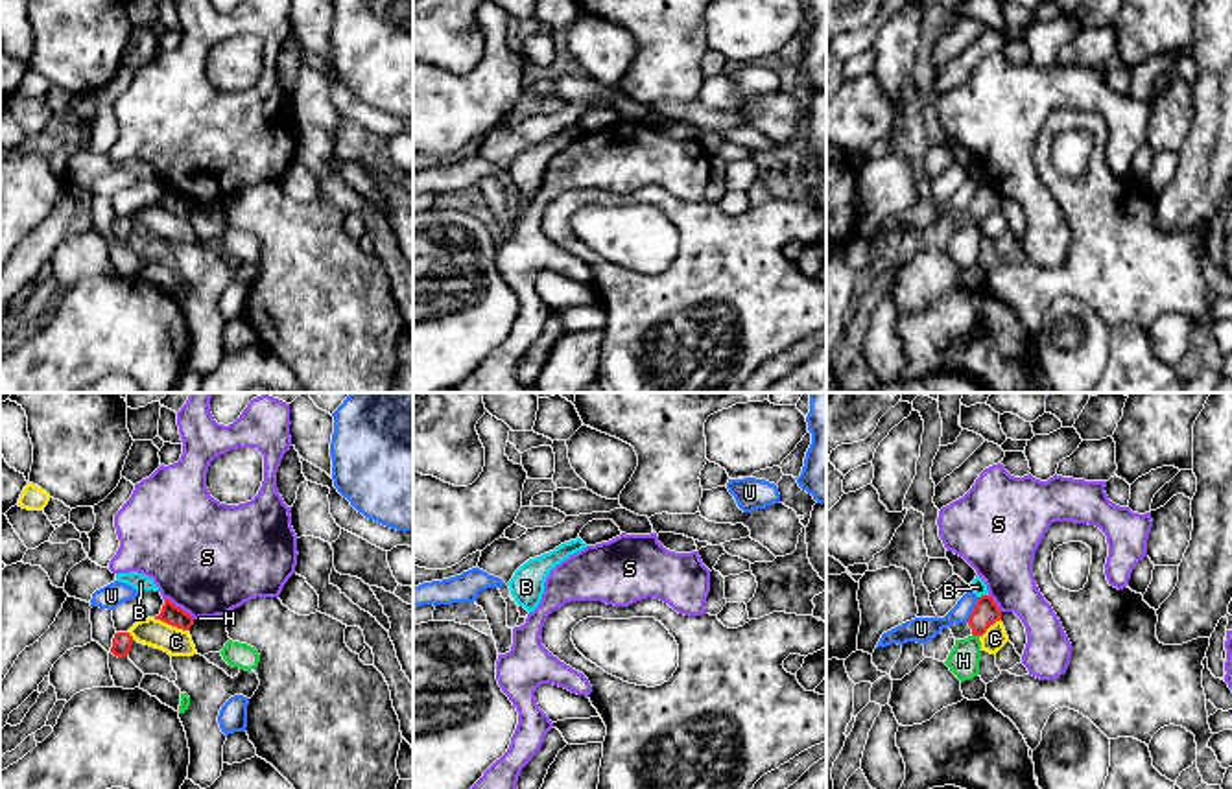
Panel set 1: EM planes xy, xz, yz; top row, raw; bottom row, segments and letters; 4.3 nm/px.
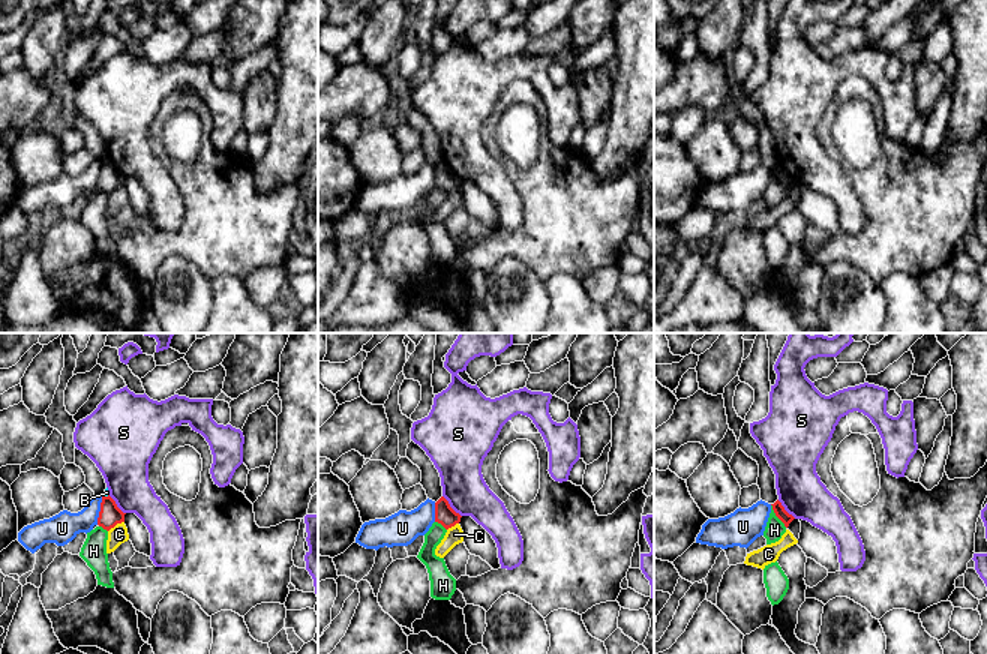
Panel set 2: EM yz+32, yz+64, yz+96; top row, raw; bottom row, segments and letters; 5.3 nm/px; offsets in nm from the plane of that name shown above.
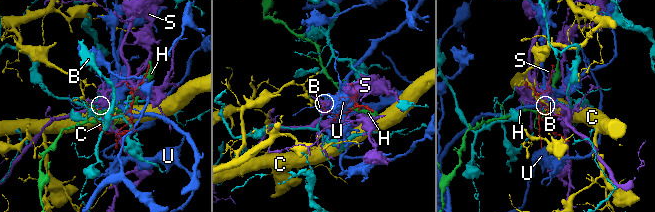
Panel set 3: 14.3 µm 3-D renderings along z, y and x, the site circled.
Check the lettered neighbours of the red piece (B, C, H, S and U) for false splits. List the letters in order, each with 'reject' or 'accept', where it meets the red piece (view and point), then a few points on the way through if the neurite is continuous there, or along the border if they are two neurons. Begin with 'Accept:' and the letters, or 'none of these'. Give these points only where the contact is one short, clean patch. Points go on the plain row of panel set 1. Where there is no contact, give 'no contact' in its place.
Accept: none of these
B: reject; meets red in yz at (982, 183); border along yz (987, 181), (978, 185)
C: reject; meets red in xy at (170, 211); border along xy (154, 205), (187, 218)
H: reject; meets red in yz at (976, 222)
S: reject; meets red in xy at (177, 194); border along xy (165, 187), (170, 187), (194, 205)
U: reject; meets red in yz at (972, 198); border along yz (978, 185), (965, 209)

